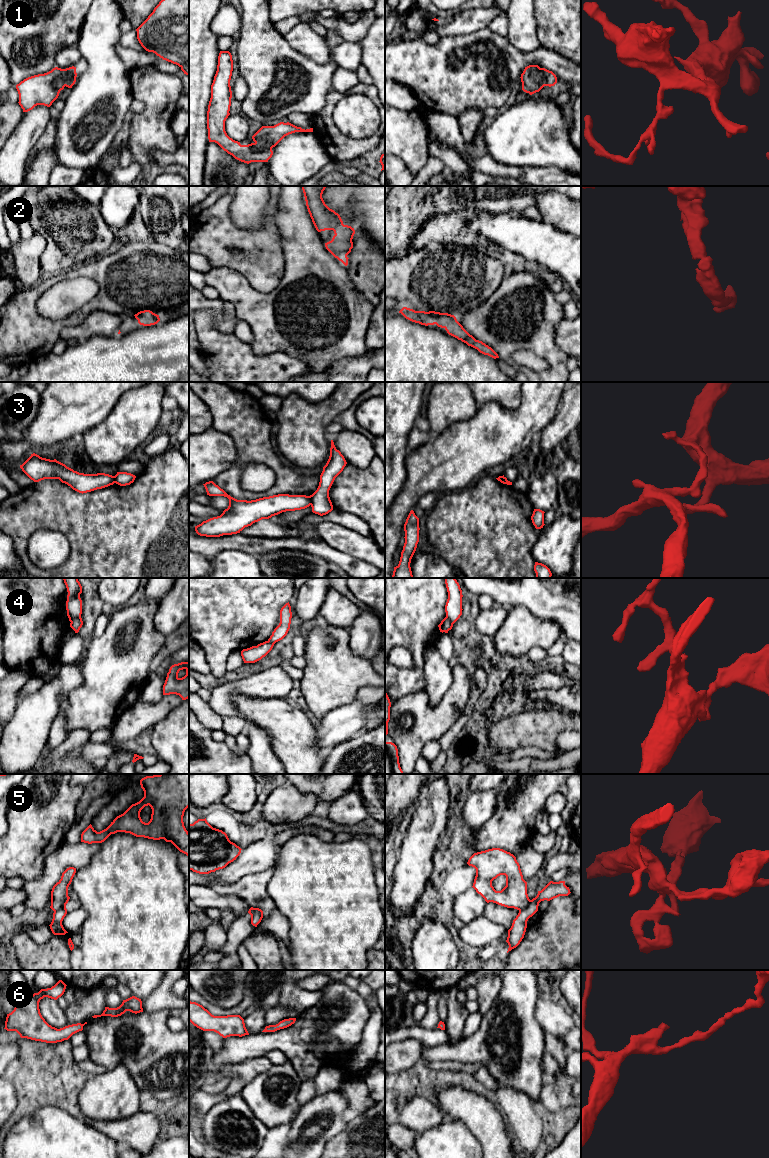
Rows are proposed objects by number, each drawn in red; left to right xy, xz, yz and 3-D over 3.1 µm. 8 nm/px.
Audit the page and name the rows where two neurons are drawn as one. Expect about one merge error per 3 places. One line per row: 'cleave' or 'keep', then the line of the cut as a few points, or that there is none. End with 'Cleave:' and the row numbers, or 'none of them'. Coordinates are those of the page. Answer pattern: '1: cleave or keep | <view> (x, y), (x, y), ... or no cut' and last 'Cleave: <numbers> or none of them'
1: keep | no cut
2: keep | no cut
3: cleave | xz (308, 496), (311, 504)
4: cleave | xy (80, 615), (70, 621)
5: keep | no cut
6: keep | no cut
Cleave: 3, 4

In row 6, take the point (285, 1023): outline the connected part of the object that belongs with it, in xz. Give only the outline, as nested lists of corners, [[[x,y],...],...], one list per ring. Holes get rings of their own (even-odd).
[[[296,1018],[284,1019],[276,1025],[266,1026],[262,1032],[275,1032],[277,1030],[284,1029],[291,1026],[292,1024],[295,1023],[295,1021],[296,1021]]]

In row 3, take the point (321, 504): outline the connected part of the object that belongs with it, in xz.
[[[331,440],[330,456],[320,475],[319,486],[309,496],[313,513],[323,516],[333,510],[329,490],[335,478],[343,471],[346,464],[344,456],[336,449],[333,440]]]

